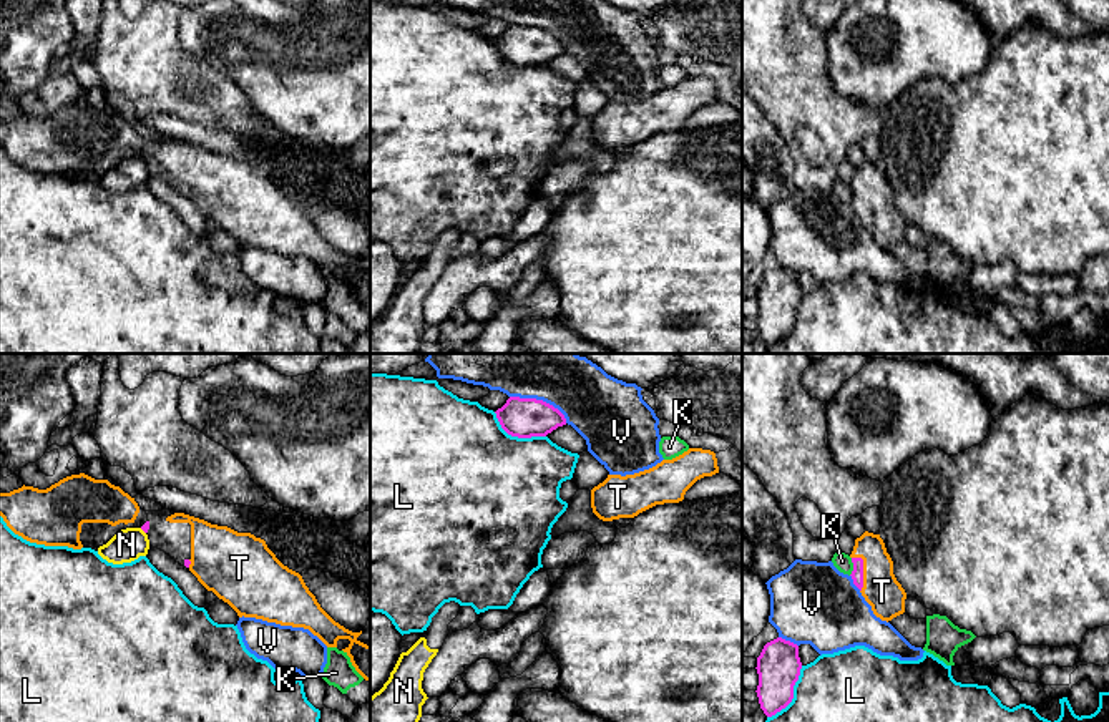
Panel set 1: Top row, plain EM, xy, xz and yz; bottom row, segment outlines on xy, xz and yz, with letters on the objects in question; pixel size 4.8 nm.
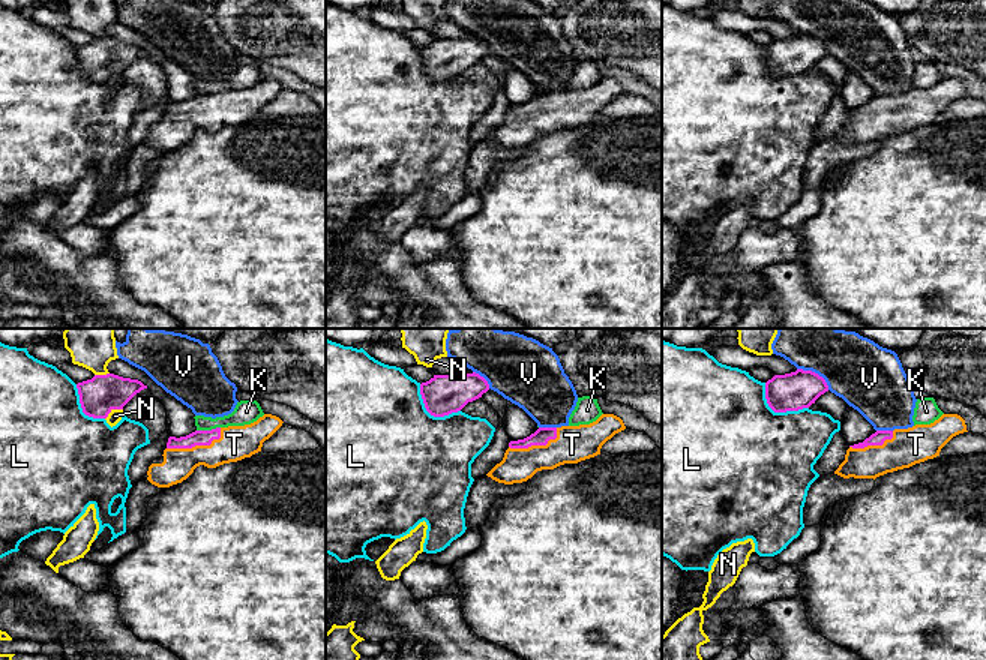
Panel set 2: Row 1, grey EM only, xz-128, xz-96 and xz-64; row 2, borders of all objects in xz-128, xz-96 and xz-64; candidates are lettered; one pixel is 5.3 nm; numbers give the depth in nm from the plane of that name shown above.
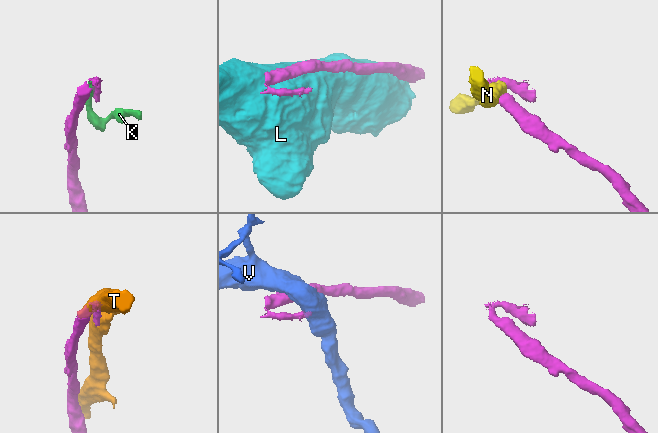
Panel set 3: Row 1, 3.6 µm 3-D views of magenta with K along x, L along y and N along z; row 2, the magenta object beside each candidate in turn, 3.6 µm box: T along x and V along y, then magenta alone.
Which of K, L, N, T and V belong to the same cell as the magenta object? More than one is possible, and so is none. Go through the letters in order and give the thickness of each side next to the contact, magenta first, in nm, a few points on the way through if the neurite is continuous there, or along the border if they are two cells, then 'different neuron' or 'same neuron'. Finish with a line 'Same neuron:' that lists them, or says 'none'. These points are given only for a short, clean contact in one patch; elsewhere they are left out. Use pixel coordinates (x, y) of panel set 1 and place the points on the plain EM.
K: 60 nm thick on the magenta side, 90 nm on the other; different neuron
L: 190 nm thick on the magenta side, 480 nm on the other; different neuron
N: 40 nm thick on the magenta side, 160 nm on the other; different neuron
T: 60 nm thick on the magenta side, 180 nm on the other; same neuron
V: 190 nm thick on the magenta side, 300 nm on the other; different neuron
Same neuron: T

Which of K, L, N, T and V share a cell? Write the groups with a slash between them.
K / L / N / T / V

